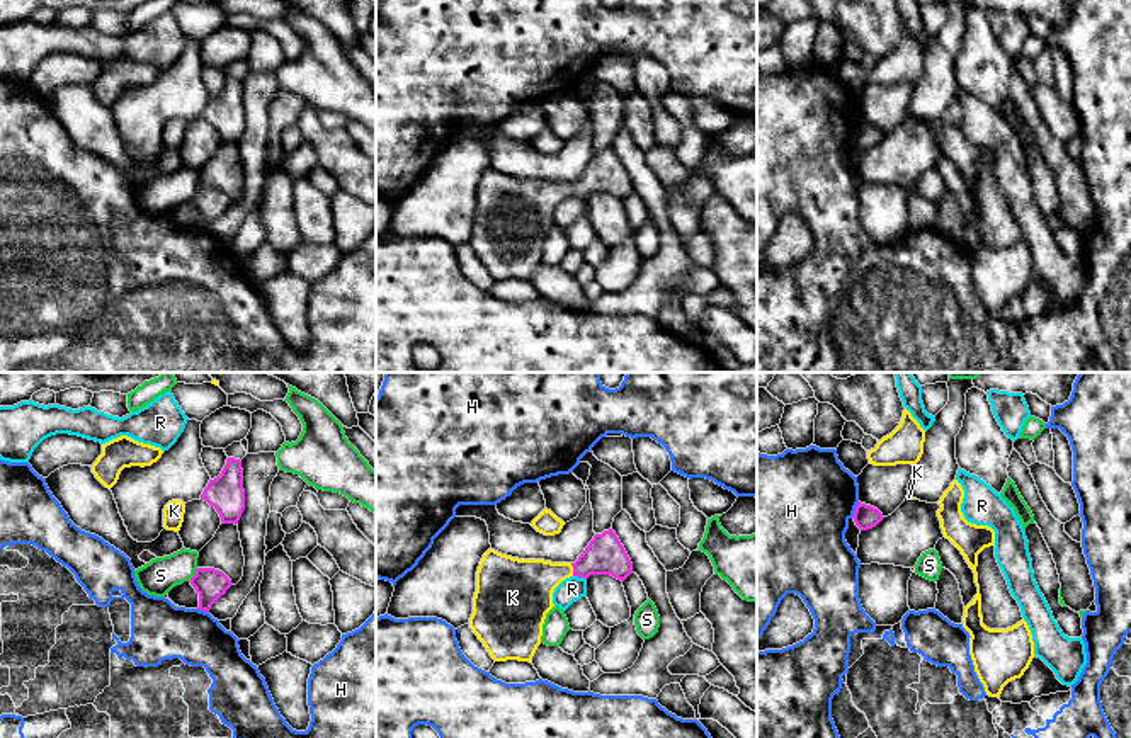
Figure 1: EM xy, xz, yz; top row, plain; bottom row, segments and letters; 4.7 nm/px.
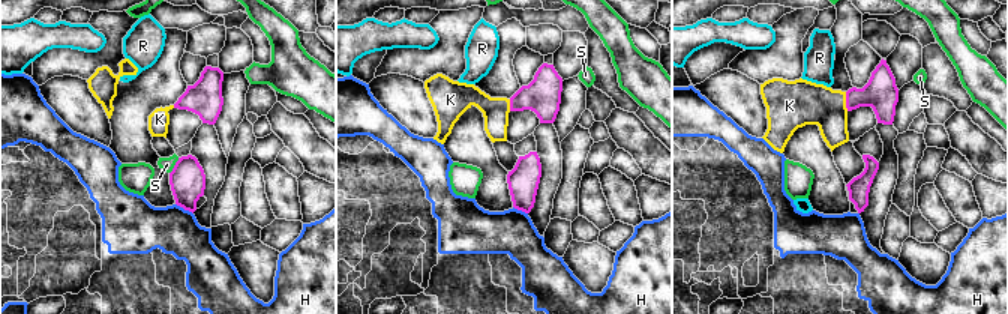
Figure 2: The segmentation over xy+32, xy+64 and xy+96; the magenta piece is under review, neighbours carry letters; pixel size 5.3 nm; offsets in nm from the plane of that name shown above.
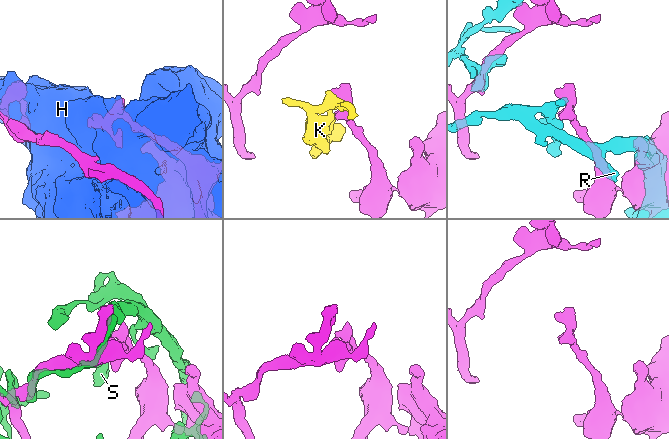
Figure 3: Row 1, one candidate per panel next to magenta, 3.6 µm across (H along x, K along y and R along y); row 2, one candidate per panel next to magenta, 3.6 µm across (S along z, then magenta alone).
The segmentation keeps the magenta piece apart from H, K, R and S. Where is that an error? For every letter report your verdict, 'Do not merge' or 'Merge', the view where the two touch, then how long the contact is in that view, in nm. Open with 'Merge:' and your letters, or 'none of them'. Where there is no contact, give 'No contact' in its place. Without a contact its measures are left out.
Merge: K
H: Do not merge. Touches magenta in yz. Shared border 90 nm
K: Merge. Touches magenta in xz. Shared border 70 nm
R: Do not merge. Touches magenta in xz. Shared border 70 nm
S: Do not merge. Touches magenta in xy. Shared border 80 nm

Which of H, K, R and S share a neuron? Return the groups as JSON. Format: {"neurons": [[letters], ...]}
{"neurons": [["H"], ["K"], ["R"], ["S"]]}

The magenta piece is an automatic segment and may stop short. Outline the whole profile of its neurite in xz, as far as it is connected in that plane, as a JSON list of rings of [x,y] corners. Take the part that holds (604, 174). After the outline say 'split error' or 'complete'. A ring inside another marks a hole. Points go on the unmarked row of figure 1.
[[[612,148],[595,153],[575,182],[544,179],[519,179],[488,168],[476,190],[476,211],[469,247],[495,281],[532,281],[541,264],[546,233],[554,226],[554,207],[570,196],[611,194],[624,201],[633,192],[633,182]]]; split error

